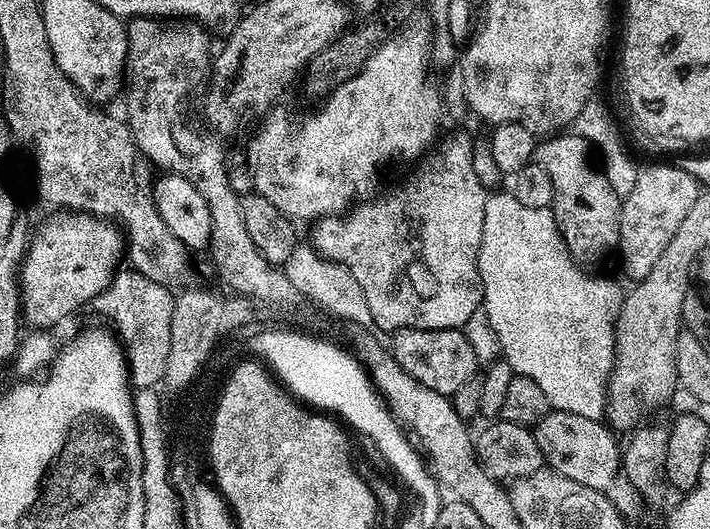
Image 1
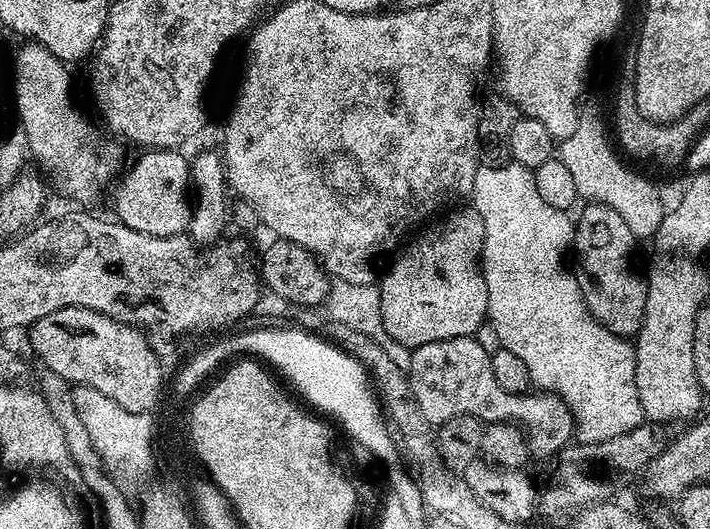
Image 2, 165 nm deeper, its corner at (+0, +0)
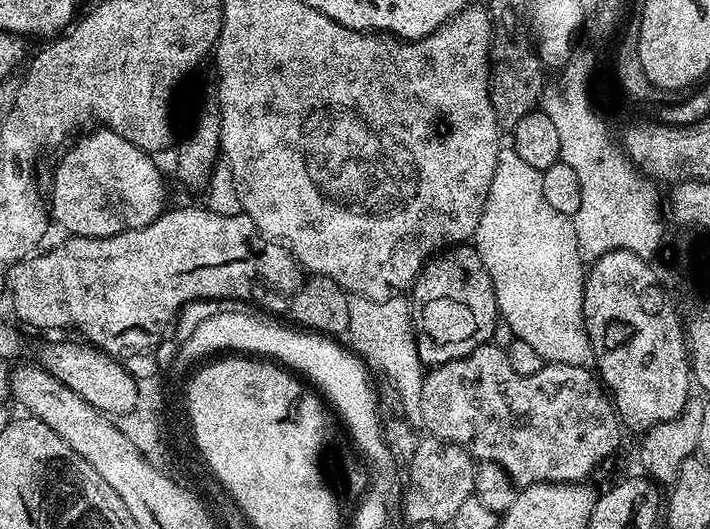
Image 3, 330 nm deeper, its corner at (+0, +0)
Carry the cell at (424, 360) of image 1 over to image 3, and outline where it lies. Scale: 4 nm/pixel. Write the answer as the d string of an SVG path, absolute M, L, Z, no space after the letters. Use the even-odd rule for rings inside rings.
M480 342L457 360L435 365L429 372L432 373L418 384L422 394L420 420L423 427L428 427L427 431L438 439L466 449L477 462L500 465L513 485L587 481L588 475L603 460L610 459L620 444L622 421L613 401L603 383L582 366L548 362L538 374L514 374L503 347Z

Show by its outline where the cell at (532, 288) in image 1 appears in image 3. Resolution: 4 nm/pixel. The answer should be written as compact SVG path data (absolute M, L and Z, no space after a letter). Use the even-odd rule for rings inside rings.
M515 150L501 151L500 161L494 170L494 180L490 182L490 190L488 197L484 203L482 210L482 218L476 227L474 237L474 247L480 253L484 268L488 271L488 277L492 280L492 288L496 291L496 307L498 316L501 321L504 320L507 331L511 333L515 339L526 342L529 346L534 346L534 350L538 350L538 354L545 362L553 364L569 364L570 366L582 366L586 369L593 367L592 347L590 346L590 338L588 332L584 328L584 280L582 279L582 268L580 272L581 261L577 259L578 249L576 246L576 235L574 234L574 226L572 225L572 217L562 214L558 210L554 210L554 206L550 206L550 202L546 202L546 198L542 194L542 178L544 173L538 171L534 166L529 166L525 160L518 158Z

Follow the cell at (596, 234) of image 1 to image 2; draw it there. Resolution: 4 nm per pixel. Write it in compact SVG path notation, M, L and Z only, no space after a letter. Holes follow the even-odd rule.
M589 203L587 207L588 209L581 214L580 220L578 216L575 221L571 247L574 256L576 252L574 275L580 287L580 293L584 296L584 301L590 310L590 314L598 323L606 326L606 330L610 330L614 335L621 338L635 337L642 326L646 294L648 293L645 277L641 273L639 276L636 273L635 266L632 265L632 255L636 252L638 238L630 230L630 226L626 226L626 222L622 222L619 214L614 210L610 210L605 204Z

